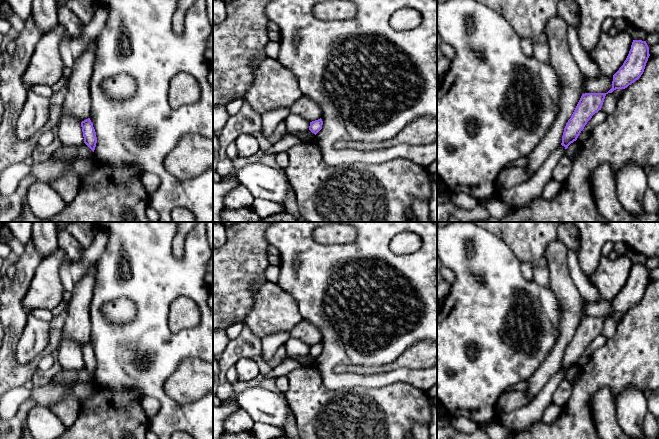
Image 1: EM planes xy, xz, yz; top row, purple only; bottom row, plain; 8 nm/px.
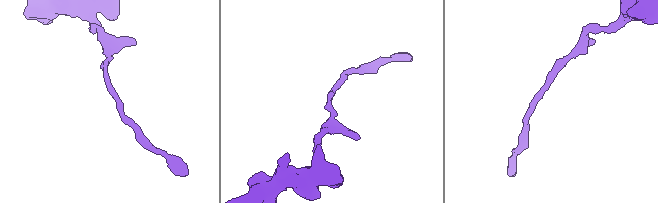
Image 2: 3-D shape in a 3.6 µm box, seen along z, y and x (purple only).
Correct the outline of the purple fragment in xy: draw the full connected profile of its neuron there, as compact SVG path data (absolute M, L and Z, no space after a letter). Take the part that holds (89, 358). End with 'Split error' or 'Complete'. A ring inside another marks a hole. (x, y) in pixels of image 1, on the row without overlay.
M90 342L82 345L81 351L84 361L84 367L94 376L97 367L97 361Z. Complete

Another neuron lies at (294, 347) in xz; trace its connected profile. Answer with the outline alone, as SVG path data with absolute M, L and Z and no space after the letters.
M291 337L285 343L285 350L287 357L302 357L309 354L310 345L298 338Z

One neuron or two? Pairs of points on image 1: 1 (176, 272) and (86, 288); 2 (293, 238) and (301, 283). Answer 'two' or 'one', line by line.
1: two
2: one

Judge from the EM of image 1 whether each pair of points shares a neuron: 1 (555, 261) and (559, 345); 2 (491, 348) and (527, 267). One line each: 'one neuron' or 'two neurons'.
1: one neuron
2: two neurons

